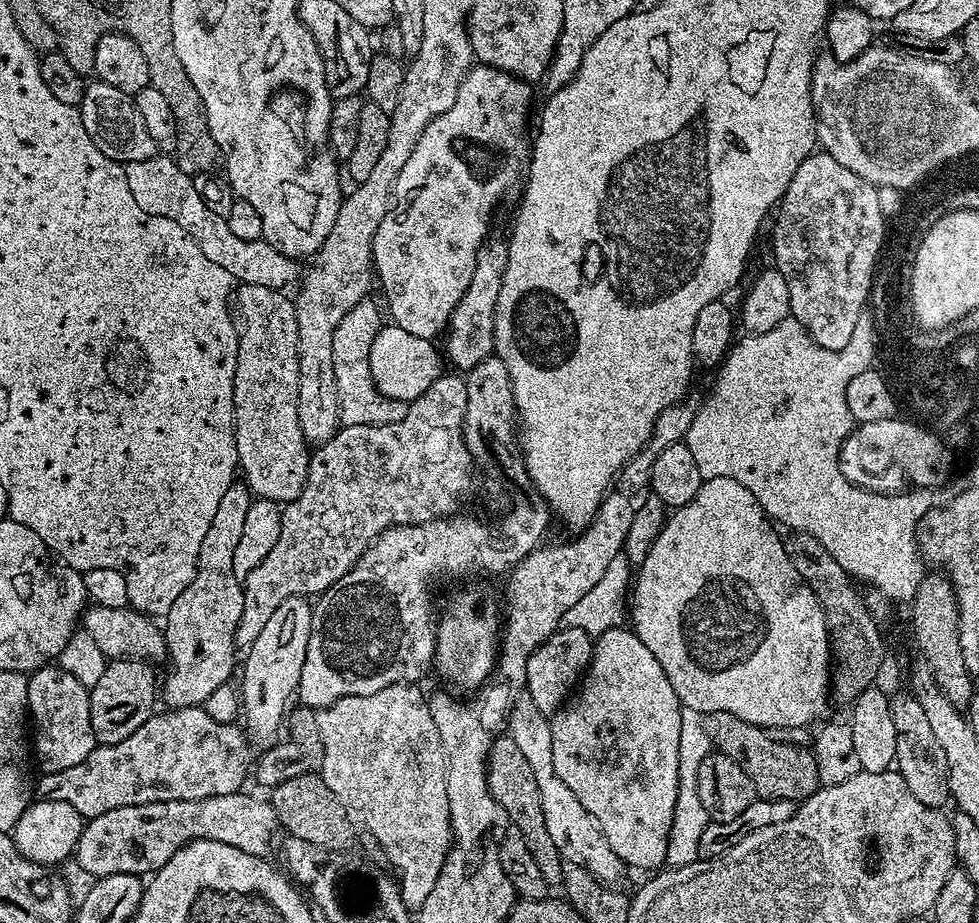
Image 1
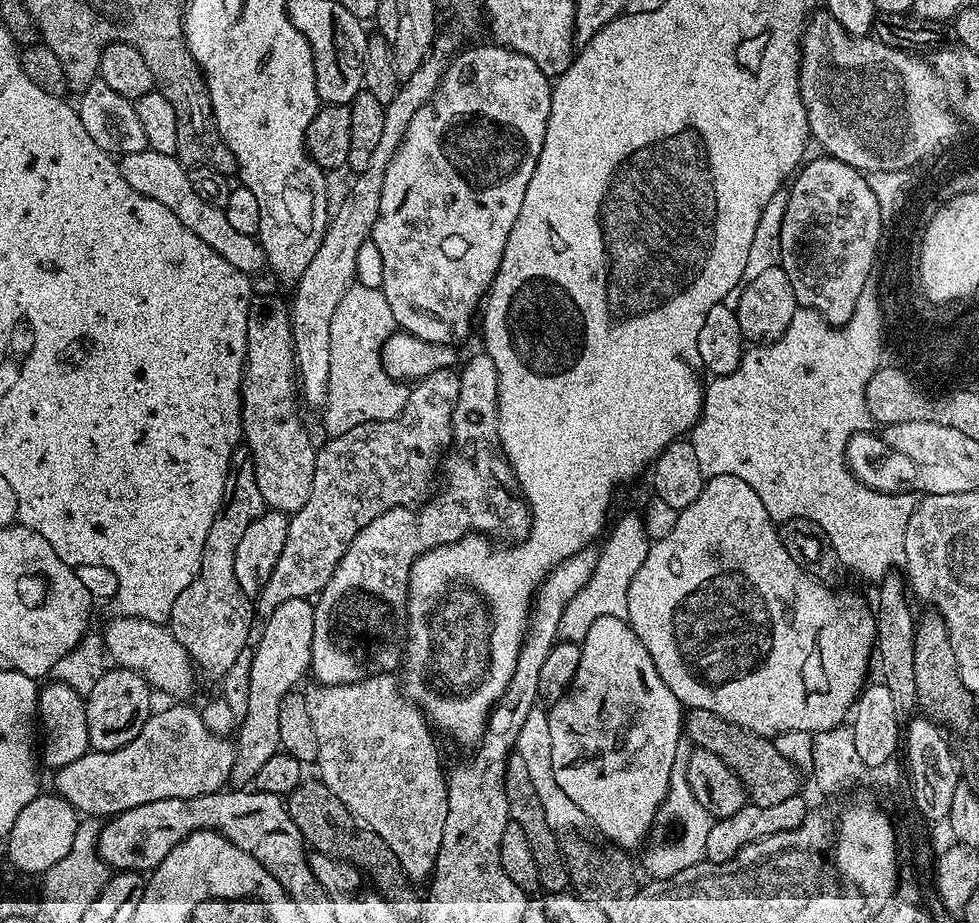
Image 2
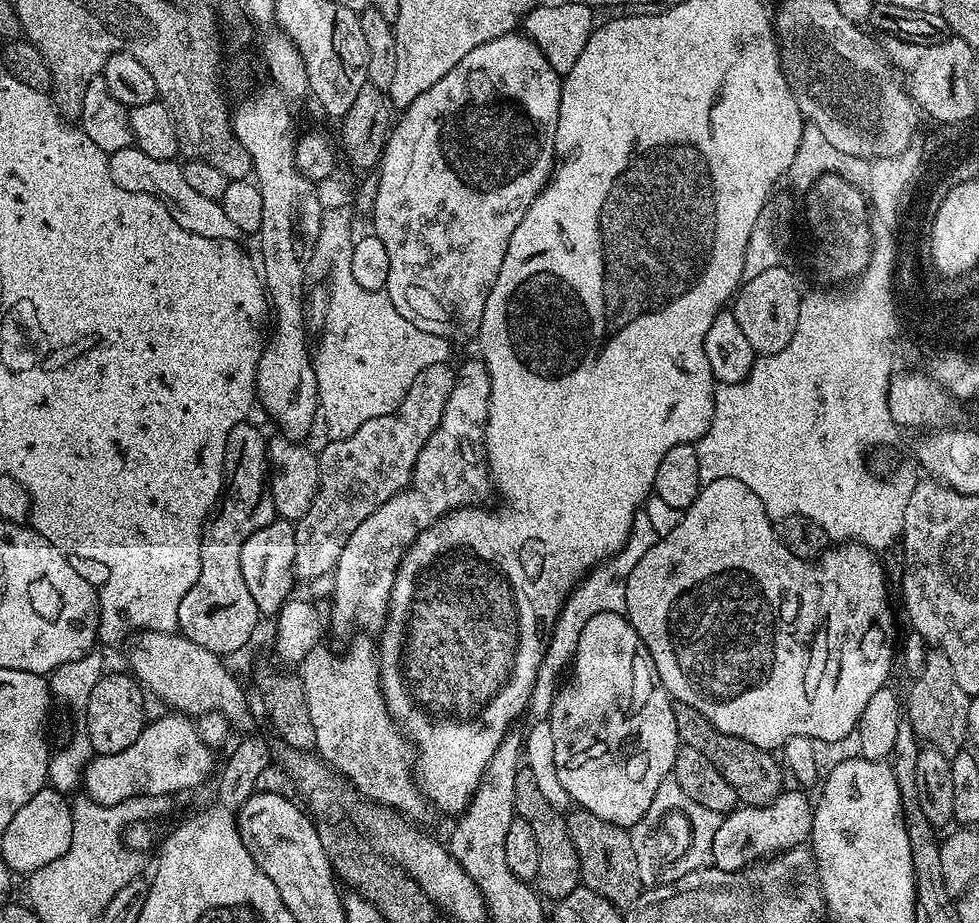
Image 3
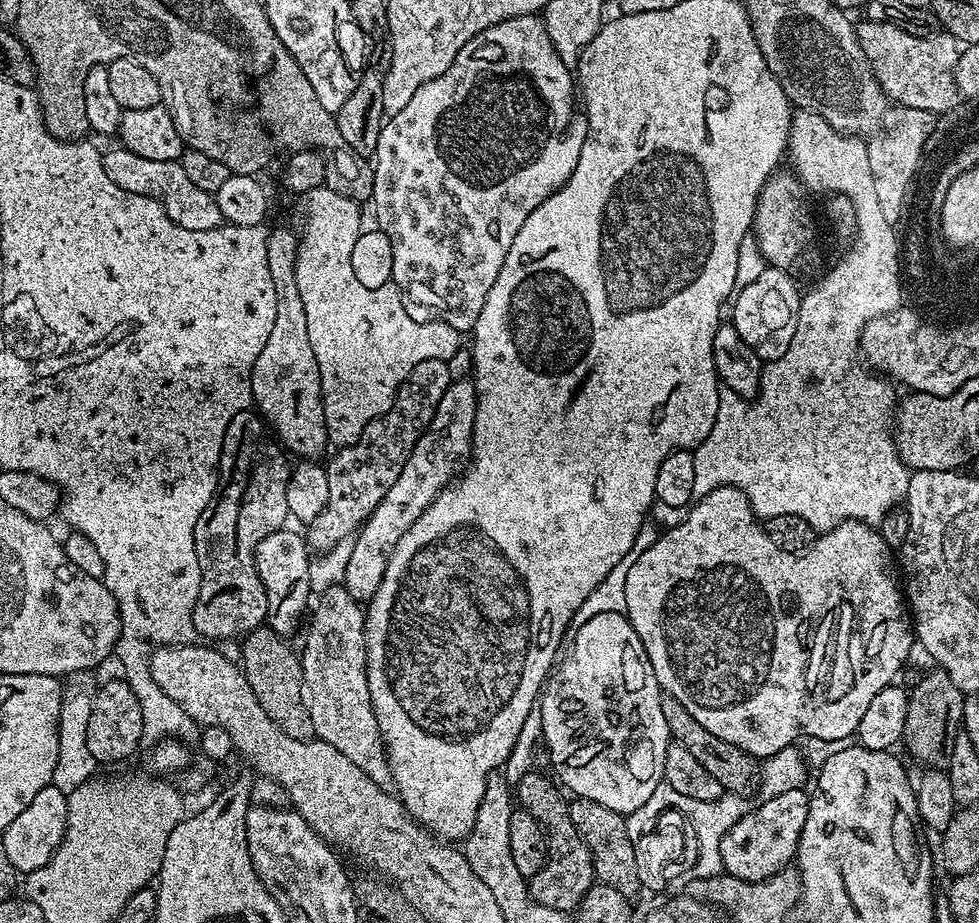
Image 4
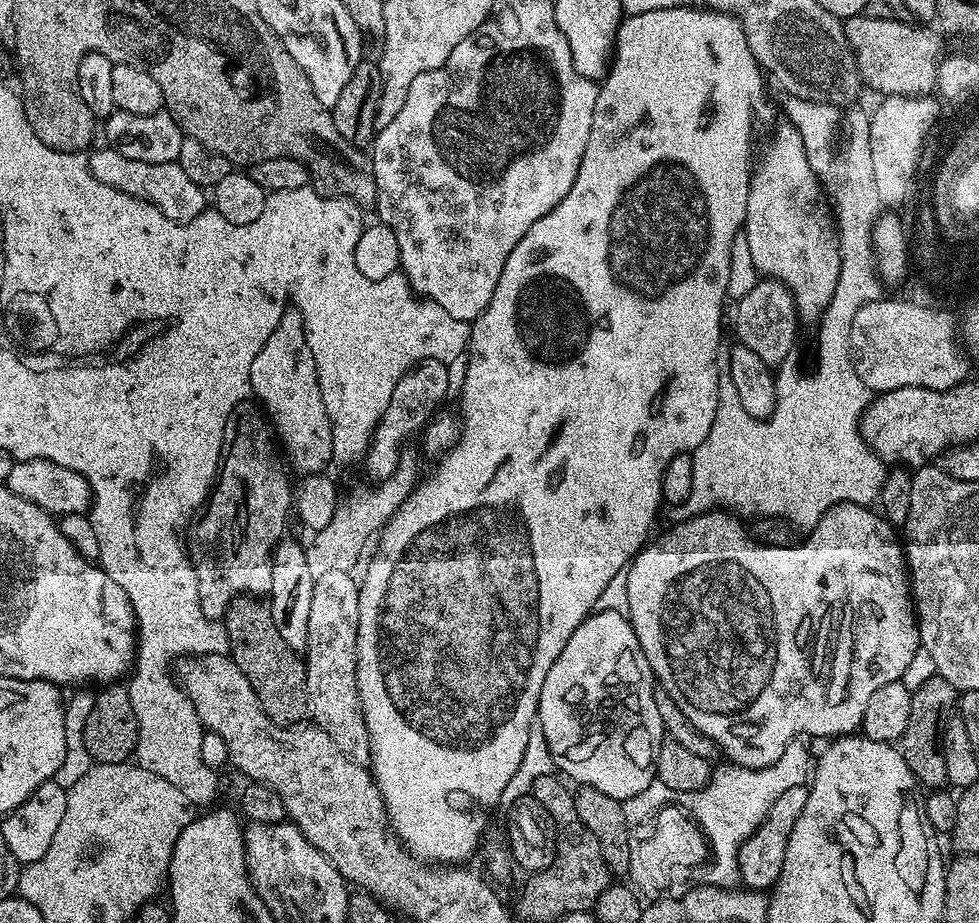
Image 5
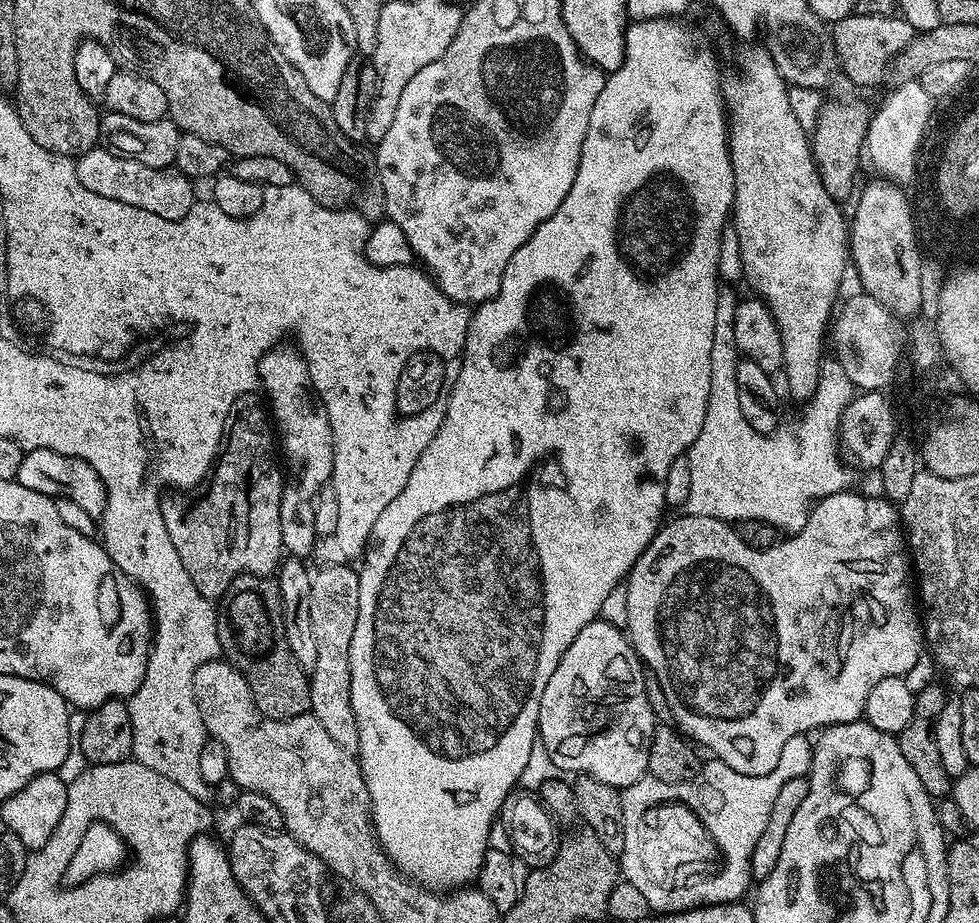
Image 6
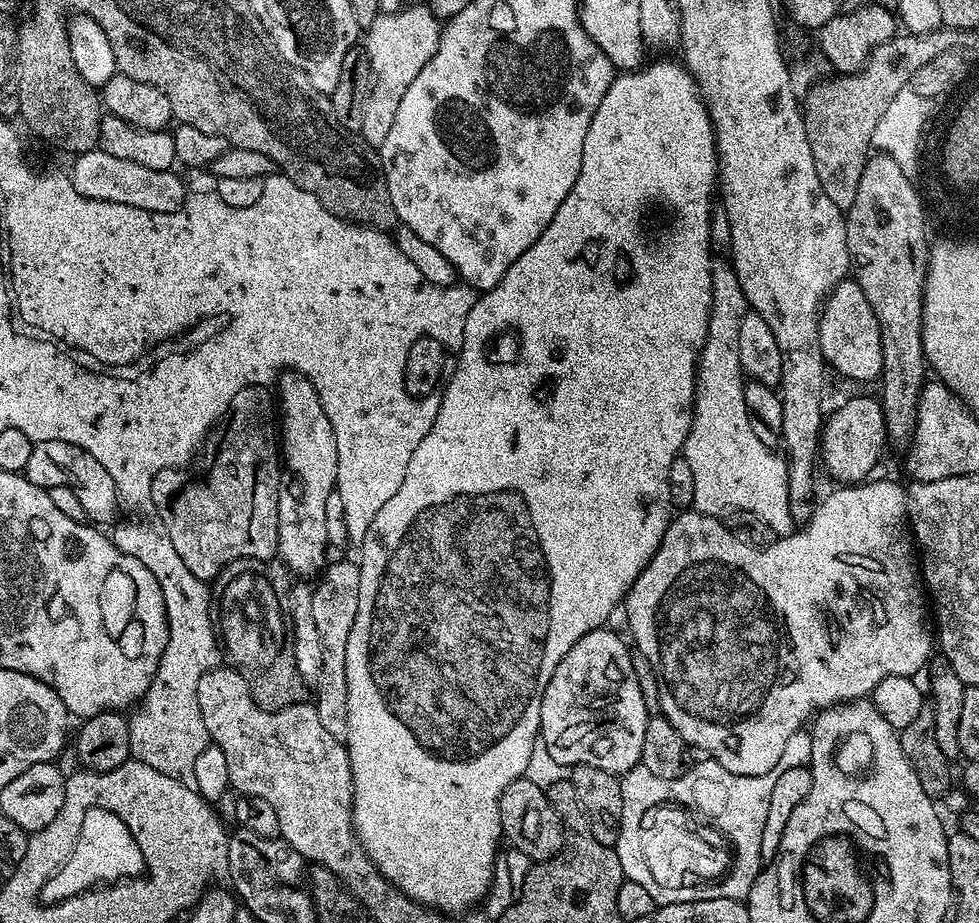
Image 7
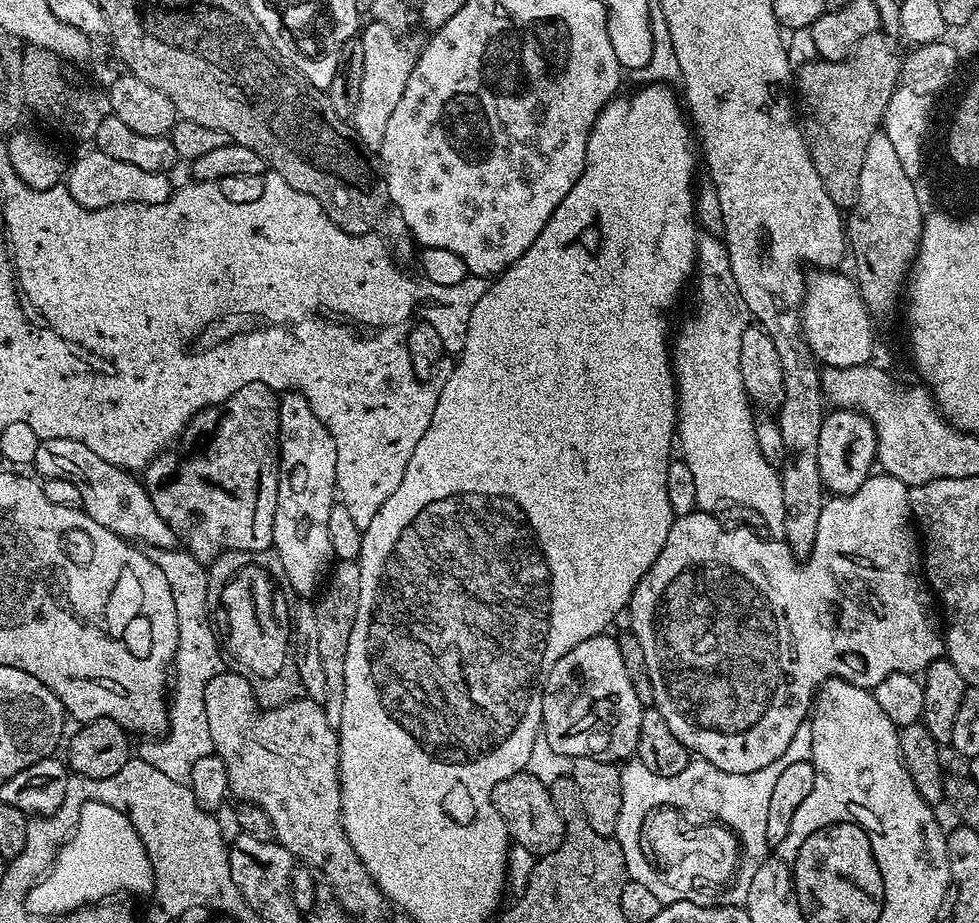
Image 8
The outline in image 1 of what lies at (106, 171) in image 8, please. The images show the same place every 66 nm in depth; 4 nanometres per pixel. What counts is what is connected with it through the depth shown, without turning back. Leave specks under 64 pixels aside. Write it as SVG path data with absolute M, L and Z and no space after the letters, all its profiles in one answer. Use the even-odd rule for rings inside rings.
M157 154L146 161L130 161L124 164L126 183L130 186L130 194L134 194L134 202L142 206L142 210L153 218L182 226L186 234L198 242L198 250L210 258L210 262L222 266L233 281L240 284L266 286L277 290L287 289L287 284L295 285L301 279L302 268L295 260L274 250L264 239L243 240L232 233L225 217L214 214L202 198L198 198L198 190L194 190L192 177L184 173L176 165L175 159L168 154Z

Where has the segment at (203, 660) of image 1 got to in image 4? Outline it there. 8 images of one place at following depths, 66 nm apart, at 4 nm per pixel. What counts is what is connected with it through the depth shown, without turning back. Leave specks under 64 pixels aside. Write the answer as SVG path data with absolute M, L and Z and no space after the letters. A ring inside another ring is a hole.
M275 439L262 444L250 444L250 450L226 450L226 458L246 462L248 466L244 466L244 470L238 470L238 464L226 464L228 477L219 481L218 491L212 503L208 505L208 511L200 516L200 525L196 528L200 599L196 600L192 607L192 621L197 637L208 642L232 642L265 623L267 600L259 574L256 573L255 548L262 538L285 527L290 520L286 506L286 486L290 475L289 457Z

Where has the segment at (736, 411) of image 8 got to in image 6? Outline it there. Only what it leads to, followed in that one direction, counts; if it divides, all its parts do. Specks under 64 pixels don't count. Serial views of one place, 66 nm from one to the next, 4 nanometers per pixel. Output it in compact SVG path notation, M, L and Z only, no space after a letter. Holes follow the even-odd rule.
M724 292L716 300L716 321L710 324L714 342L714 350L710 350L710 402L706 406L706 422L702 422L702 434L694 438L686 453L690 462L690 498L686 498L682 512L686 516L725 522L761 520L777 528L781 534L795 534L806 526L814 501L853 487L852 476L844 469L846 460L842 455L840 419L853 400L854 387L839 362L835 358L826 358L820 364L816 392L803 405L800 428L792 428L789 432L777 430L771 434L754 430L754 426L742 418L742 406L738 406L738 353L734 336L737 303L738 296L732 292Z

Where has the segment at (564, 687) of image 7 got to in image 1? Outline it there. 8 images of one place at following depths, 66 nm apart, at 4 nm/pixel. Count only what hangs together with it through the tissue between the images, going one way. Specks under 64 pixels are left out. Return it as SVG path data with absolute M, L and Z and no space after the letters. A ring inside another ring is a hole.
M621 626L606 630L601 636L595 637L592 649L592 660L588 663L588 671L582 677L582 683L575 689L574 695L561 707L560 711L551 717L552 737L554 738L554 770L570 790L574 790L574 798L598 818L606 838L610 842L610 850L618 854L618 858L629 869L632 868L652 868L656 870L667 861L668 858L668 835L672 825L672 815L674 806L678 798L678 766L682 763L682 758L678 754L678 738L682 730L682 718L680 717L682 705L678 694L674 694L674 686L670 686L670 678L658 666L658 658L642 646L642 642L637 638L635 632L627 627Z

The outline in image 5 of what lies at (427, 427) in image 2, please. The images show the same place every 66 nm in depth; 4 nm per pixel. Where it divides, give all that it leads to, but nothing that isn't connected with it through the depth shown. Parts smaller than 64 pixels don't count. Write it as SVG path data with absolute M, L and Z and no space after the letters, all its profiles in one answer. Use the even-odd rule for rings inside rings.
M441 360L439 364L421 364L420 368L412 365L416 372L408 369L408 373L398 382L394 394L390 398L390 406L382 414L378 426L372 435L372 441L368 444L368 451L362 457L364 472L372 479L372 482L383 482L396 473L396 469L402 463L400 457L400 447L419 433L427 425L428 421L436 415L440 404L444 400L444 395L448 392L448 368L449 365Z

